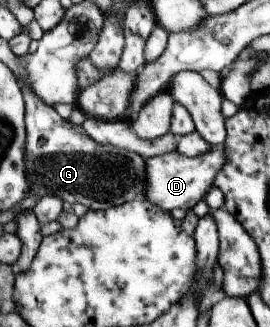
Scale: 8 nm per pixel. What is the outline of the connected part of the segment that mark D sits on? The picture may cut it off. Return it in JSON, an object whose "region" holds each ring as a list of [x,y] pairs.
{"region":[[[224,145],[220,150],[209,150],[198,158],[188,158],[176,150],[161,155],[151,156],[145,160],[144,199],[158,210],[170,213],[172,209],[191,210],[192,207],[212,187],[214,175],[224,164]]]}

